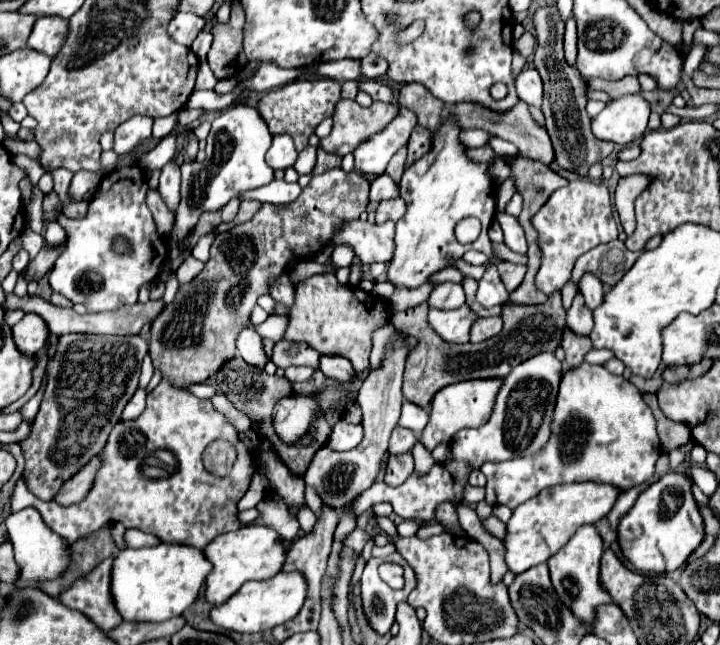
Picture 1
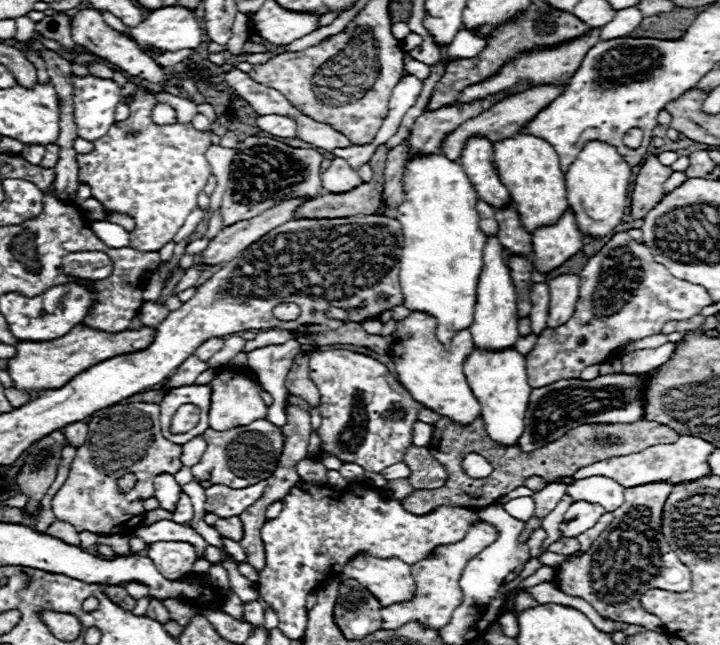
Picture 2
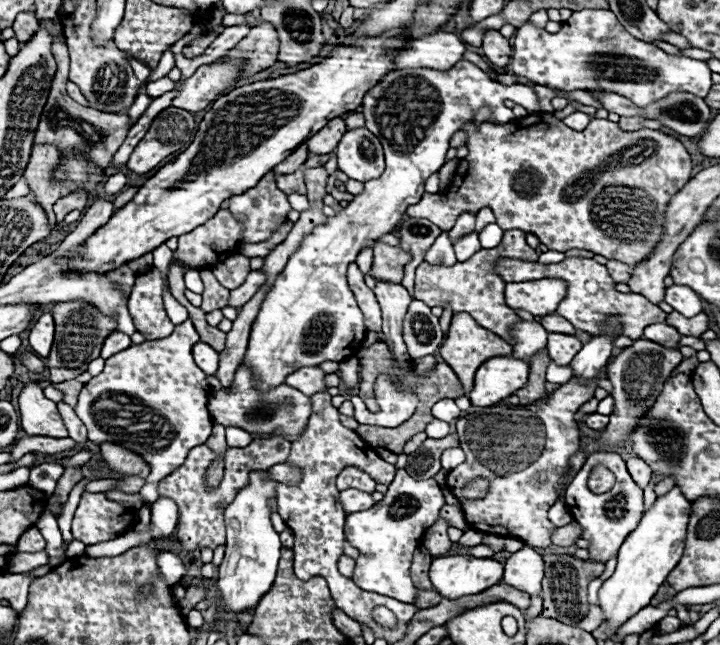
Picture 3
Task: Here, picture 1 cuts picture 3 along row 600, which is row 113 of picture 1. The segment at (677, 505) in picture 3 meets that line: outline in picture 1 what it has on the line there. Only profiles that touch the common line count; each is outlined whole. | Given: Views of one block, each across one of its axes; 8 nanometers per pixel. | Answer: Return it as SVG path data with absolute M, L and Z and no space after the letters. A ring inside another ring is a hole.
M628 94L610 100L592 120L592 132L598 140L628 146L642 140L650 116L650 104L640 94Z

